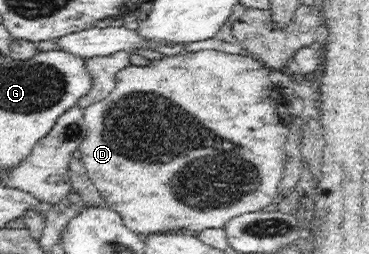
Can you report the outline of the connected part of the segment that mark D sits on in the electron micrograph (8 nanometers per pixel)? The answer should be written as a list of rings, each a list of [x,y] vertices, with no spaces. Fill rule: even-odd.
[[[184,49],[175,55],[151,60],[150,64],[145,66],[129,64],[127,67],[123,67],[121,71],[117,72],[116,84],[111,95],[82,109],[88,133],[80,146],[80,161],[107,207],[119,213],[129,230],[145,237],[152,233],[177,231],[178,229],[200,232],[207,228],[224,228],[229,220],[233,220],[233,217],[263,210],[278,201],[277,187],[283,179],[286,162],[285,141],[287,141],[289,129],[281,121],[281,117],[275,113],[275,105],[271,103],[271,101],[275,101],[275,99],[271,99],[271,91],[276,91],[276,88],[269,78],[270,70],[260,60],[247,53],[230,54],[214,49],[196,51]],[[165,119],[167,119],[167,127],[155,127],[155,125],[163,123]]]

